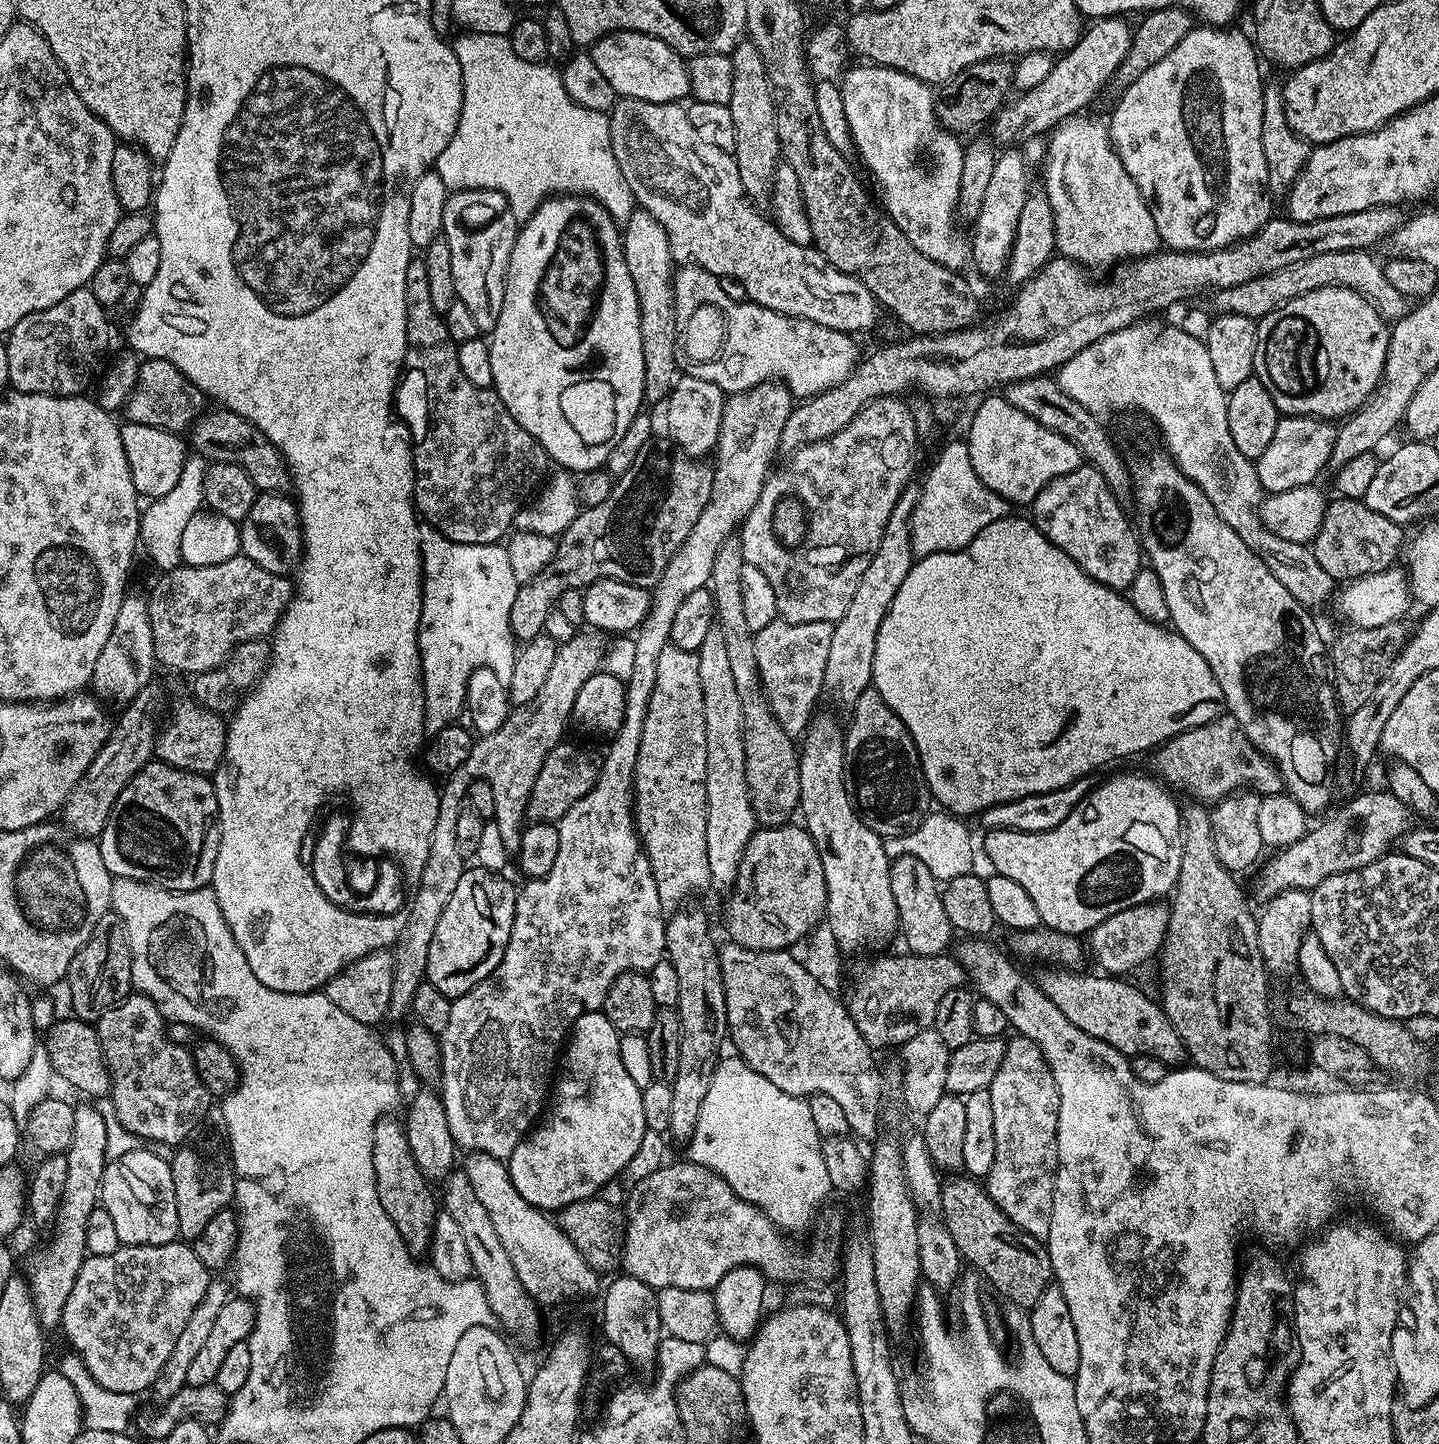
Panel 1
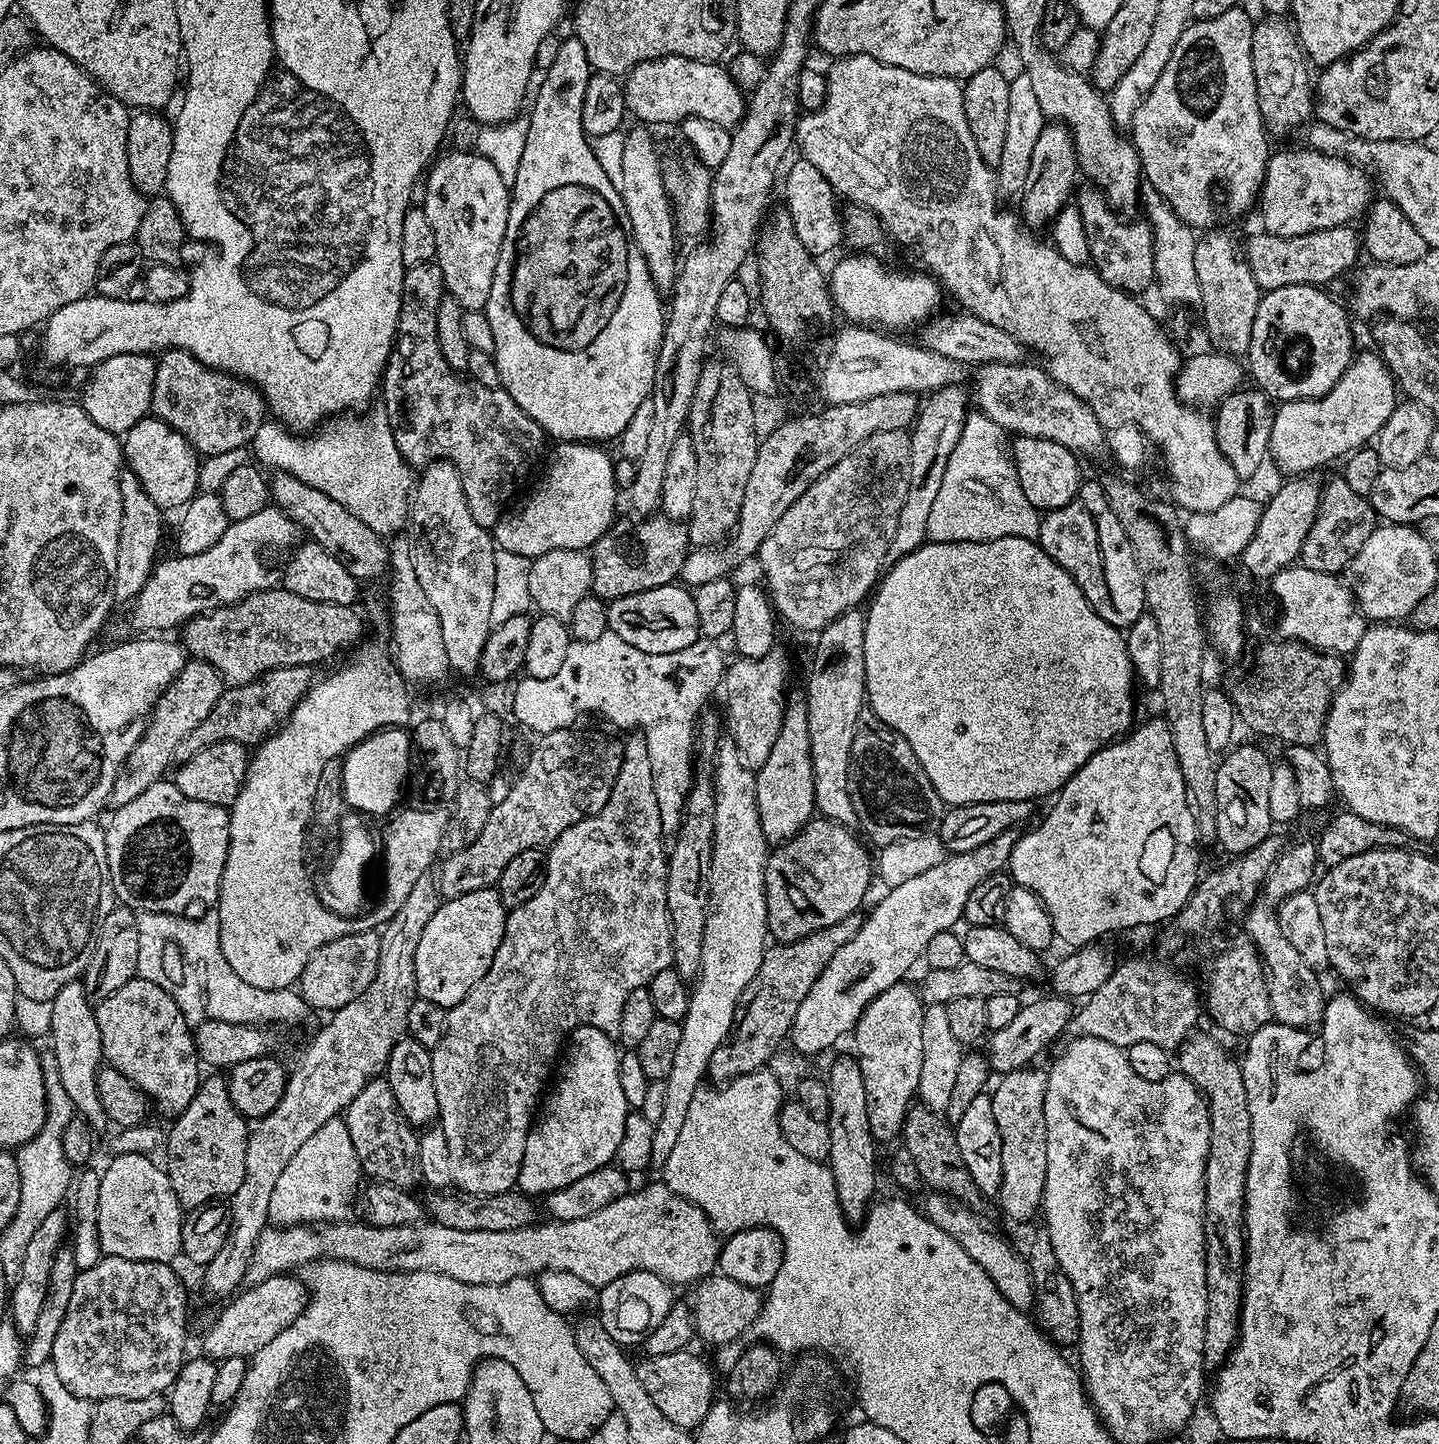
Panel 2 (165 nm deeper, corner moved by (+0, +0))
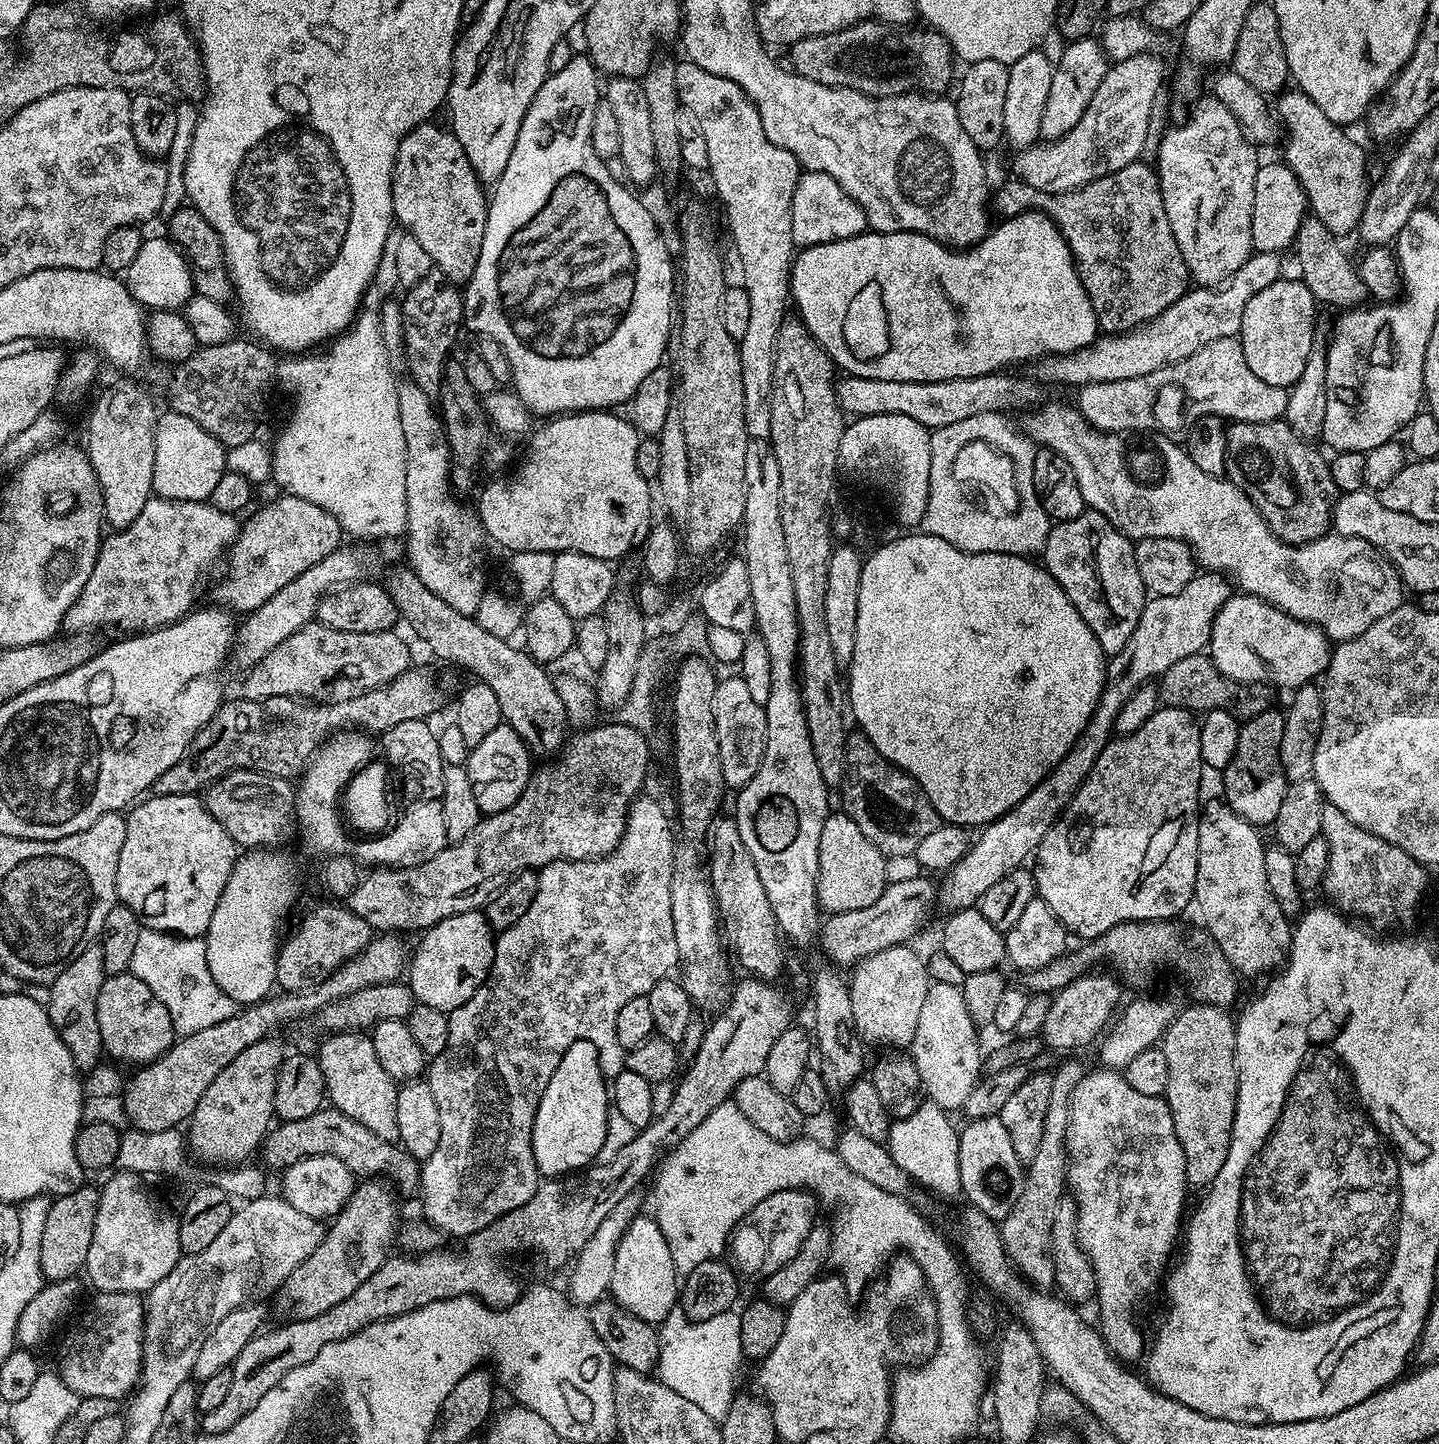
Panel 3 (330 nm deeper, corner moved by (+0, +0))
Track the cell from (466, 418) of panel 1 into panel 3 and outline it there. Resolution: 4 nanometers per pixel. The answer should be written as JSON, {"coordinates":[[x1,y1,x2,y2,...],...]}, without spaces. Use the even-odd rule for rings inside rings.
{"coordinates":[[433,271,422,278,412,288,403,293,404,300,400,304,402,310,402,326,404,327,404,358,403,367,408,367,411,383,418,387,430,397,435,397,440,391,440,378,444,374,444,366,450,359,448,351,456,340,456,335,462,332,464,323,464,298,461,289,446,278,446,274]]}

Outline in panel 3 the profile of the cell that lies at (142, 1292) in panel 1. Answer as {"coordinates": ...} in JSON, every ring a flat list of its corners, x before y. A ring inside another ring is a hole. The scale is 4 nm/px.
{"coordinates":[[96,1292,93,1300,84,1308,84,1313,76,1320,76,1325,64,1336,64,1341,60,1344,60,1368,58,1375,70,1390,76,1392,77,1397,83,1398,93,1396,94,1398,106,1398,113,1402,123,1401,135,1389,140,1382,140,1367,142,1366,142,1354,144,1353,144,1305,145,1301,134,1292]]}

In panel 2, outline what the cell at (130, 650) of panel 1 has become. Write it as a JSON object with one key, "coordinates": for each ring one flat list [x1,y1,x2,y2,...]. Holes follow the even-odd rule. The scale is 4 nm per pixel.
{"coordinates":[[124,470,120,474,122,490,122,530,118,534,118,566,114,566,113,601,131,602,146,586,153,568,158,563,156,551,160,548,160,535,164,532,162,510,152,501,150,494,142,490,142,482,133,472]]}

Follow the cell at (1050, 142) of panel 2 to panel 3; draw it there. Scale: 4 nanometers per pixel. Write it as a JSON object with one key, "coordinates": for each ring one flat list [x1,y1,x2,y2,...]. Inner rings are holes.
{"coordinates":[[1099,39,1073,40,1063,45,1064,53,1060,61,1055,61,1050,78,1050,94,1046,97,1046,106,1042,110,1042,130,1040,140,1051,142,1070,134,1082,114,1086,114,1086,106,1090,106,1090,98,1094,98,1098,86,1102,86,1102,78,1106,78,1110,61,1104,52]]}

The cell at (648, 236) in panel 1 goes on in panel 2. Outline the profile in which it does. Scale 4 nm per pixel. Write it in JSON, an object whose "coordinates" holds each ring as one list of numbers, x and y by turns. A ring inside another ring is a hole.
{"coordinates":[[636,126,640,128,627,129,626,135,624,137,624,149,622,150,622,182,618,185,620,190,620,197,622,202,626,206,626,214,630,218,630,230,634,234,634,242,638,242,638,250,642,250,642,258,646,258,646,266,650,270,650,278,654,282,654,286,660,291,661,294,671,293,672,287,676,285,676,274,678,271,678,256,676,260,676,236,678,237,678,227,677,222,674,217,674,209,672,207,671,200,668,199,668,191,664,185,664,173,662,171,662,159,656,153,656,144,652,141,652,136,647,127]]}

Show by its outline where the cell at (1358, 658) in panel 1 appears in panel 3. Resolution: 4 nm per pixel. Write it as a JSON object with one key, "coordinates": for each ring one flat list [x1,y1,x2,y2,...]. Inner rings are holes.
{"coordinates":[[1207,654,1182,658,1182,662,1174,662,1174,666,1170,666,1170,670,1166,670,1163,676,1159,677,1158,687,1160,703,1163,707,1187,708,1193,714,1206,714,1210,710,1226,710,1226,714,1230,714,1238,722,1243,722,1262,714,1270,707,1270,700,1268,700,1269,685,1247,684,1246,682,1238,682,1234,678,1226,678,1226,674,1217,670,1212,657]]}

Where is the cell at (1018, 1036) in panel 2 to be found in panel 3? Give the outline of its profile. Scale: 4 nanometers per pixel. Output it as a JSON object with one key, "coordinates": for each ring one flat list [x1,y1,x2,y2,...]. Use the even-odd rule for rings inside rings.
{"coordinates":[[1108,970,1087,972,1085,976,1080,976,1061,988,1051,997,1046,1008,1048,1013,1044,1016,1044,1032,1042,1032,1044,1044,1049,1049,1084,1048,1092,1043,1095,1045,1098,1037,1109,1027,1110,1021,1121,1007,1120,988,1122,989,1121,981]]}

